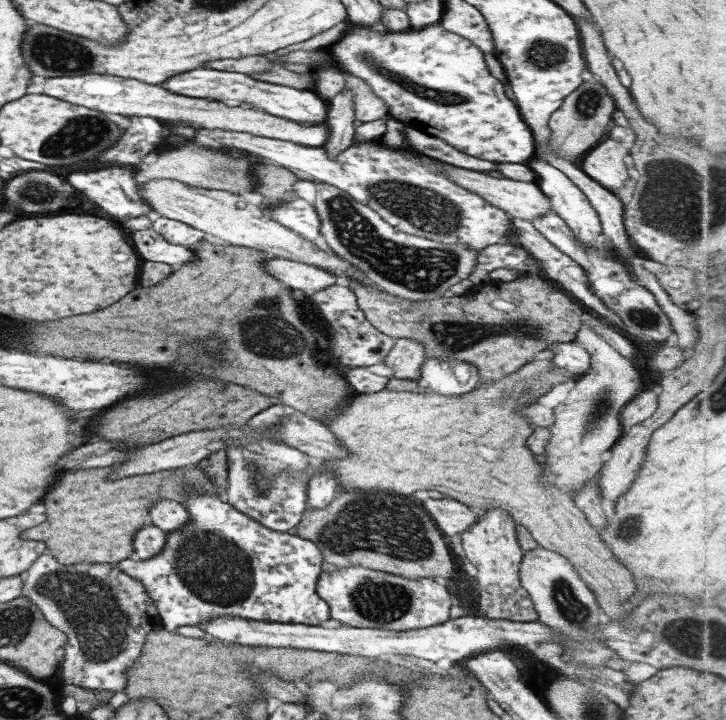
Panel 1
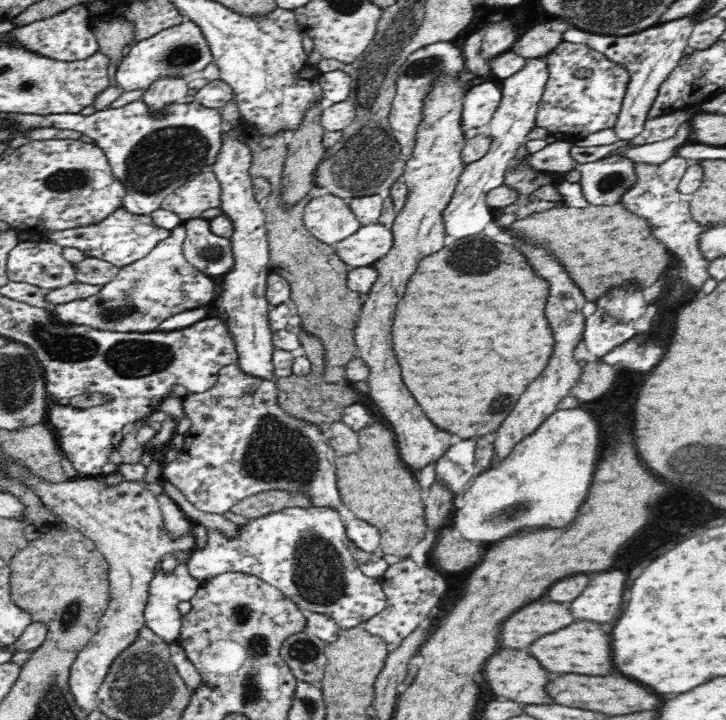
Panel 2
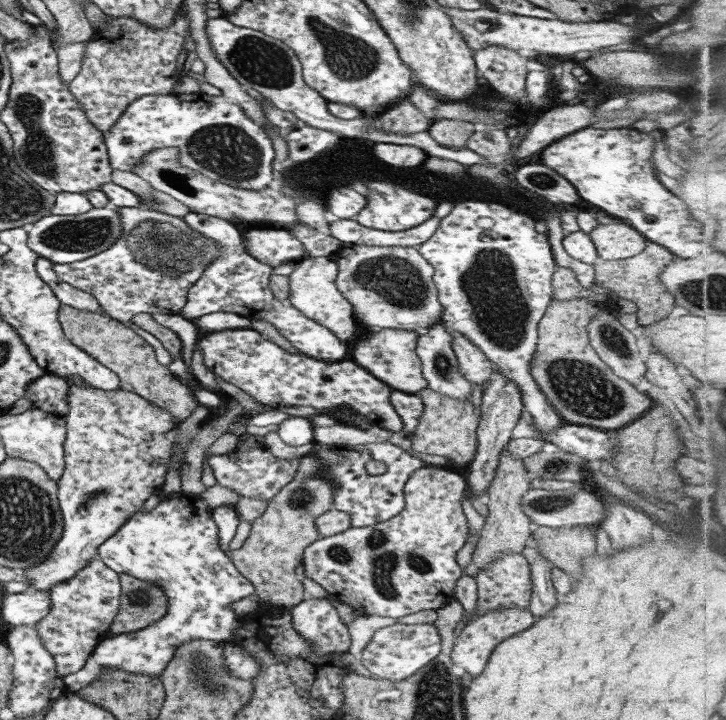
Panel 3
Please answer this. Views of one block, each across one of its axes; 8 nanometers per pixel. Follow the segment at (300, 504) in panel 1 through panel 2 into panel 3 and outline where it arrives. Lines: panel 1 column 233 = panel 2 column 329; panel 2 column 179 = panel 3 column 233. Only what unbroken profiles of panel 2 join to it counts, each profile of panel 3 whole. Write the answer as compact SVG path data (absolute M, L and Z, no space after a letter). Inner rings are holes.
M265 445L264 448L252 448L248 452L234 449L228 454L207 454L206 464L211 467L216 482L222 486L235 490L239 496L264 498L266 502L270 502L274 495L294 480L301 458L286 460L275 457Z

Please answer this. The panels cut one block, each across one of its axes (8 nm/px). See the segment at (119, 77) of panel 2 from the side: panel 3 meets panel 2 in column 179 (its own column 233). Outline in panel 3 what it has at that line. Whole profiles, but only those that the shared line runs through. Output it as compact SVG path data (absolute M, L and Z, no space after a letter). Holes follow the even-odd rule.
M225 16L208 18L206 37L218 61L222 62L245 90L250 88L260 92L261 96L272 100L272 103L280 110L292 112L299 123L306 124L298 125L284 134L288 150L290 150L290 158L294 162L324 158L338 144L340 138L365 138L368 128L374 130L374 126L380 123L378 119L372 119L372 115L365 115L363 118L354 120L342 120L332 116L328 112L327 100L304 82L301 62L296 53L281 40L266 36L263 32L252 28L242 28L232 24Z

